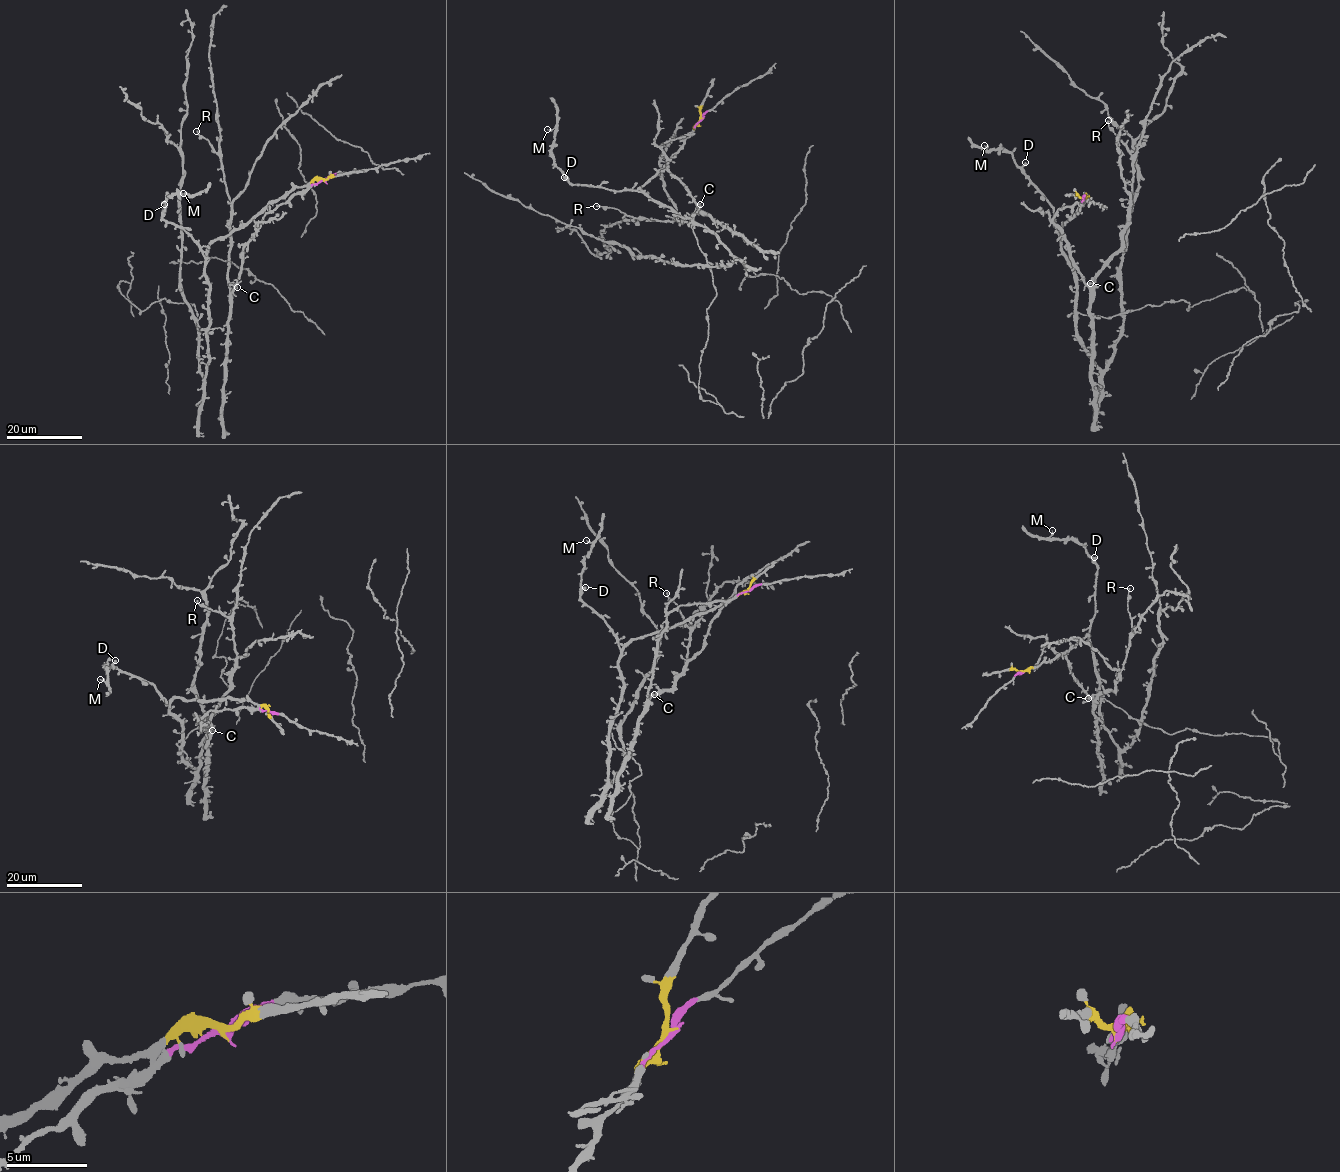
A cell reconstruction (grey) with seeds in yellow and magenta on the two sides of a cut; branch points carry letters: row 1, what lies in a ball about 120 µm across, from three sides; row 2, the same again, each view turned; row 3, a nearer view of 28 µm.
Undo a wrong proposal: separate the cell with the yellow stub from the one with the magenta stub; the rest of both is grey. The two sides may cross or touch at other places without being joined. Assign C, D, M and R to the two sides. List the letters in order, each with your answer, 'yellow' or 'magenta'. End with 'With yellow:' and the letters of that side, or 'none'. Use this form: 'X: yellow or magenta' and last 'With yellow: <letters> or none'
C: magenta
D: yellow
M: yellow
R: magenta
With yellow: D, M

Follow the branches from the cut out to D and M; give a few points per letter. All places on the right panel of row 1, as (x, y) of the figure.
D: (1083, 198), (1085, 201), (1058, 230), (1052, 206), (1025, 174), (1022, 165), (1026, 162)
M: (1083, 198), (1085, 201), (1058, 230), (1052, 206), (1013, 156), (984, 145)

